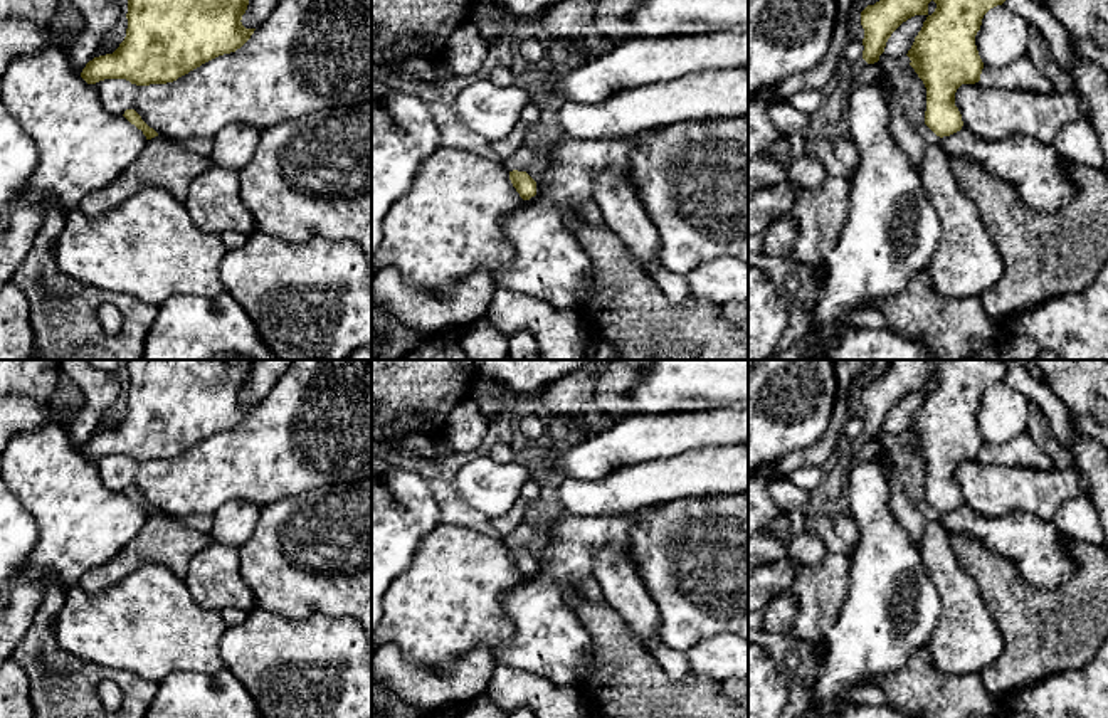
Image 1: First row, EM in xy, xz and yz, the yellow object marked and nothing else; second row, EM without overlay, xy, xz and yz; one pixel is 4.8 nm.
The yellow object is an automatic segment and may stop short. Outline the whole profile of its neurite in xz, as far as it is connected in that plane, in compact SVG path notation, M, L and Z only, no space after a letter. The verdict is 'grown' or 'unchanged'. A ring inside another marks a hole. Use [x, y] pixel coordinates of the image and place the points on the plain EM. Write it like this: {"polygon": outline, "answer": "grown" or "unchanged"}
{"polygon": "M513 546L509 557L523 577L536 572L536 558L526 548Z", "answer": "unchanged"}

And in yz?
{"polygon": "M891 360L879 378L861 388L863 436L868 441L879 437L888 415L903 399L915 392L926 393L906 432L926 464L925 501L940 515L950 513L963 503L962 491L955 483L955 469L962 461L980 457L984 439L975 422L975 412L984 392L1002 382L1009 367L1007 360Z", "answer": "unchanged"}

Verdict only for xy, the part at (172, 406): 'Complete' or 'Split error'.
Complete

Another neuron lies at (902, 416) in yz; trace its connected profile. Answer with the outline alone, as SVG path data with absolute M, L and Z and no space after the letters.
M915 392L903 399L888 415L886 424L884 424L884 432L889 437L896 437L901 432L906 432L908 427L911 425L915 414L923 404L923 399L926 397L928 392Z

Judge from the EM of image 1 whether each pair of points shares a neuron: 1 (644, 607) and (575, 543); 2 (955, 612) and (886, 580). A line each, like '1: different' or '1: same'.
1: different
2: different

